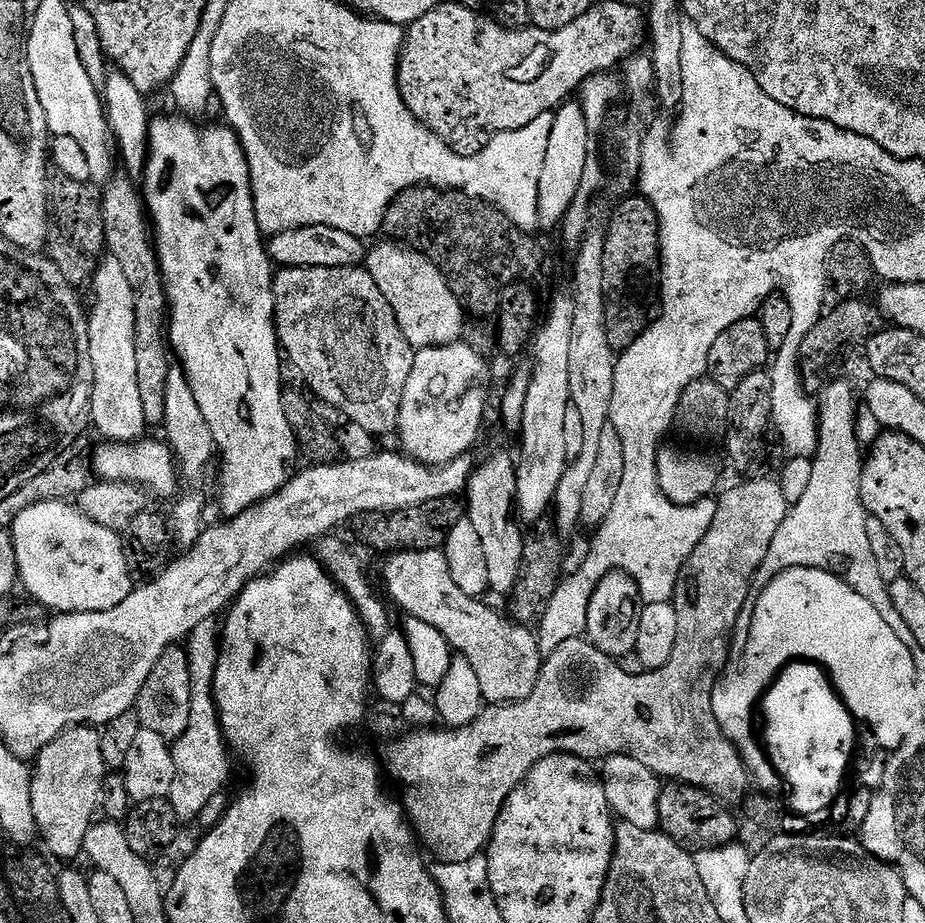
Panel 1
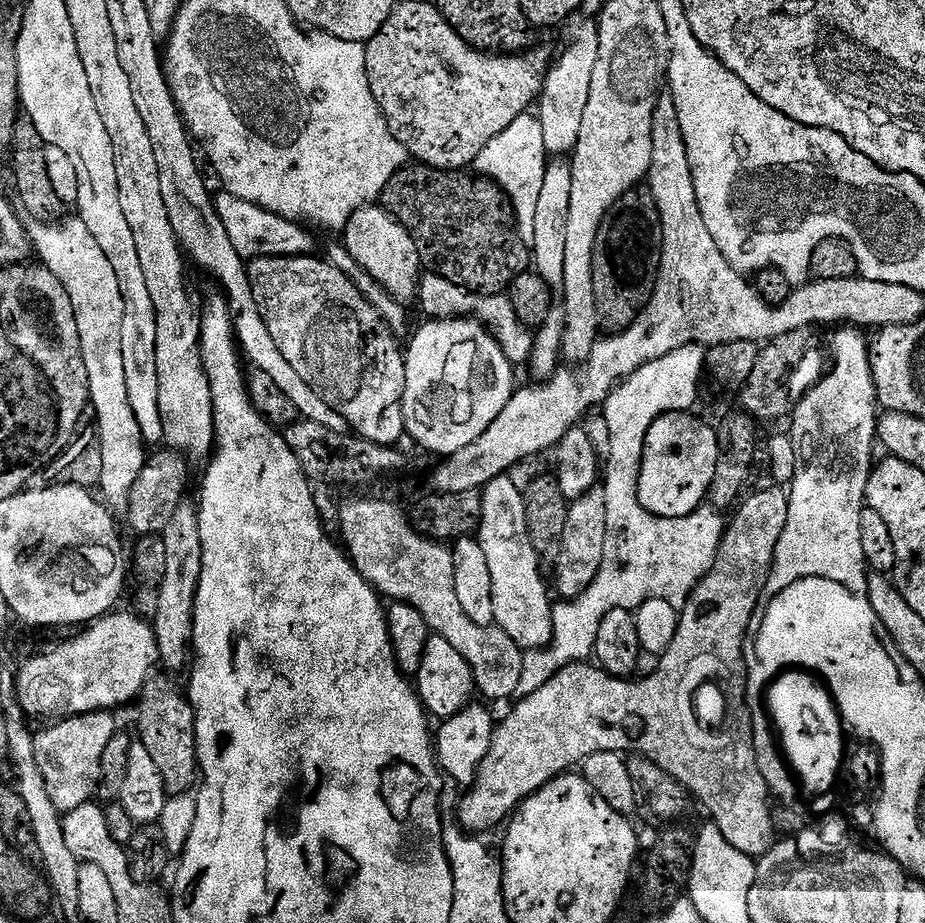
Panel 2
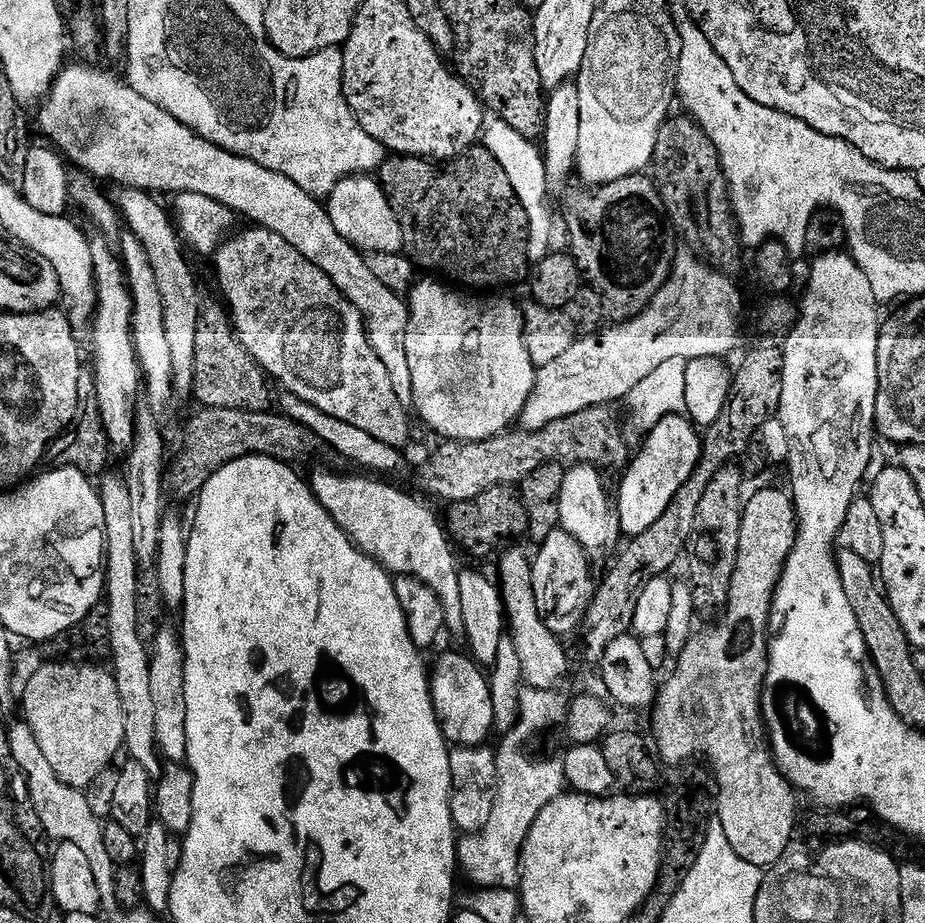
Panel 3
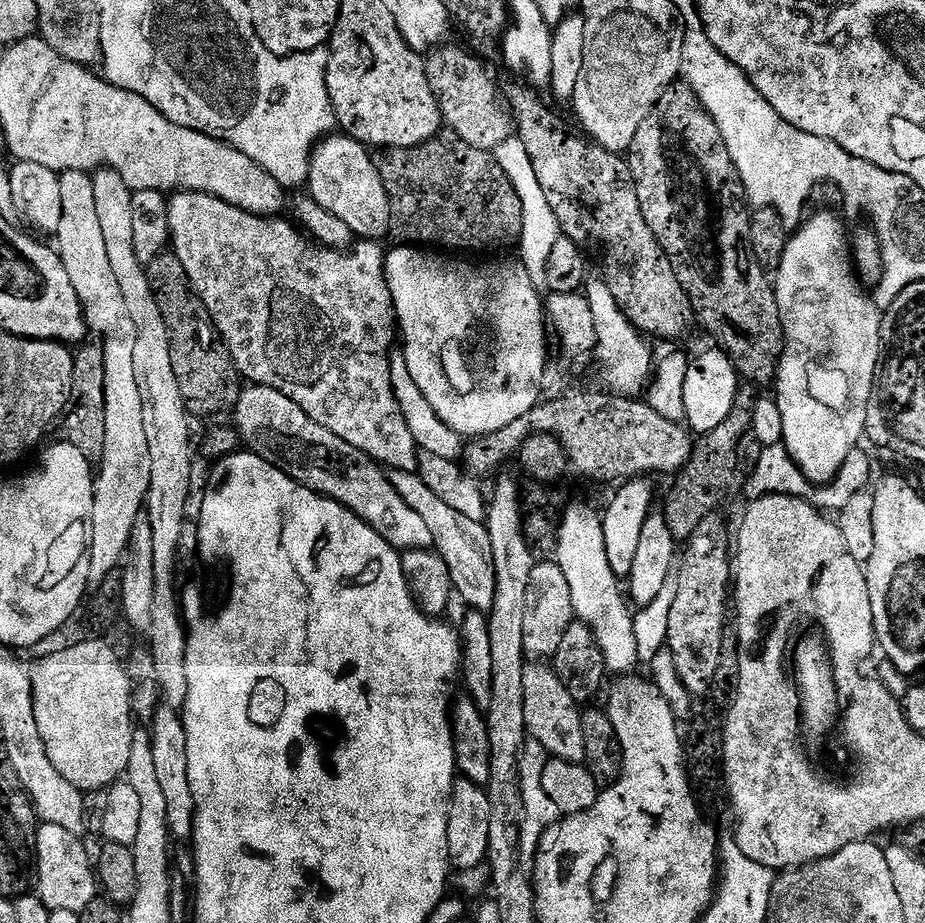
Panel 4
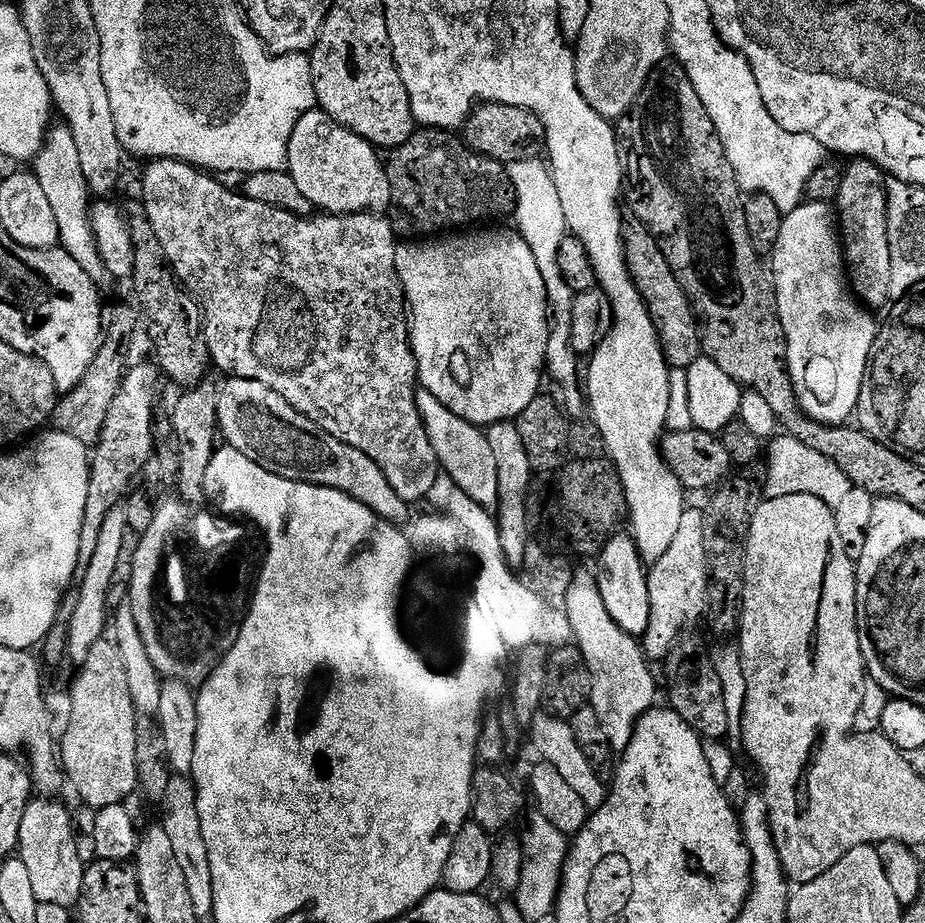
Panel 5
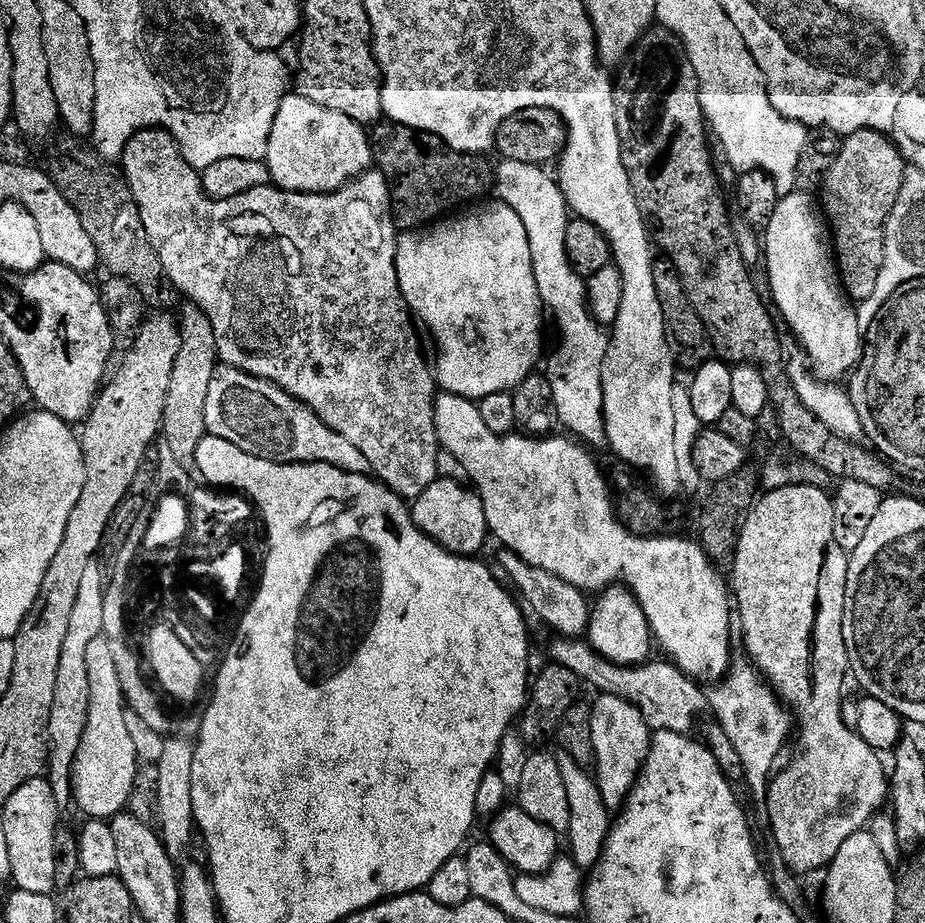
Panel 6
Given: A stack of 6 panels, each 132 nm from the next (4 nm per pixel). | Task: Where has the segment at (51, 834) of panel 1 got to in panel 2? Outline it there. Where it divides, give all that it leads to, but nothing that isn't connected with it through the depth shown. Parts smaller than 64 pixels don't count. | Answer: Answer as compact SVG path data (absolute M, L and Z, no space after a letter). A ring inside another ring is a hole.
M91 712L81 716L69 716L66 720L49 723L41 732L34 735L34 758L38 758L38 770L42 770L42 778L46 782L46 794L50 794L50 802L62 814L78 810L78 806L89 803L97 795L100 786L100 767L102 754L106 750L110 738L118 731L115 715L112 712Z

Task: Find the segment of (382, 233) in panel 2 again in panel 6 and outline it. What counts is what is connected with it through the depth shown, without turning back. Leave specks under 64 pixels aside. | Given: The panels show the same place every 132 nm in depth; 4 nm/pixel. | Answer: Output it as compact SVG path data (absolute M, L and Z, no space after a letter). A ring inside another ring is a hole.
M299 94L284 96L276 107L267 131L266 163L272 184L283 192L336 192L373 167L369 133L354 118L318 106L318 102L310 102L310 98Z

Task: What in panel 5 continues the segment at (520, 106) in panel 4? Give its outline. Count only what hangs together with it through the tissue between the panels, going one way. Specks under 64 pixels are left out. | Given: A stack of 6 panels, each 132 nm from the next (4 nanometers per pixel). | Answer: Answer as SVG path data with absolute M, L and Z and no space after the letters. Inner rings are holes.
M629 215L624 221L624 257L634 286L646 302L656 333L660 335L664 359L672 368L687 369L694 362L698 362L702 354L701 325L674 270L670 270L670 262L666 262L666 254L662 254L654 234L650 234L648 227L634 215Z

